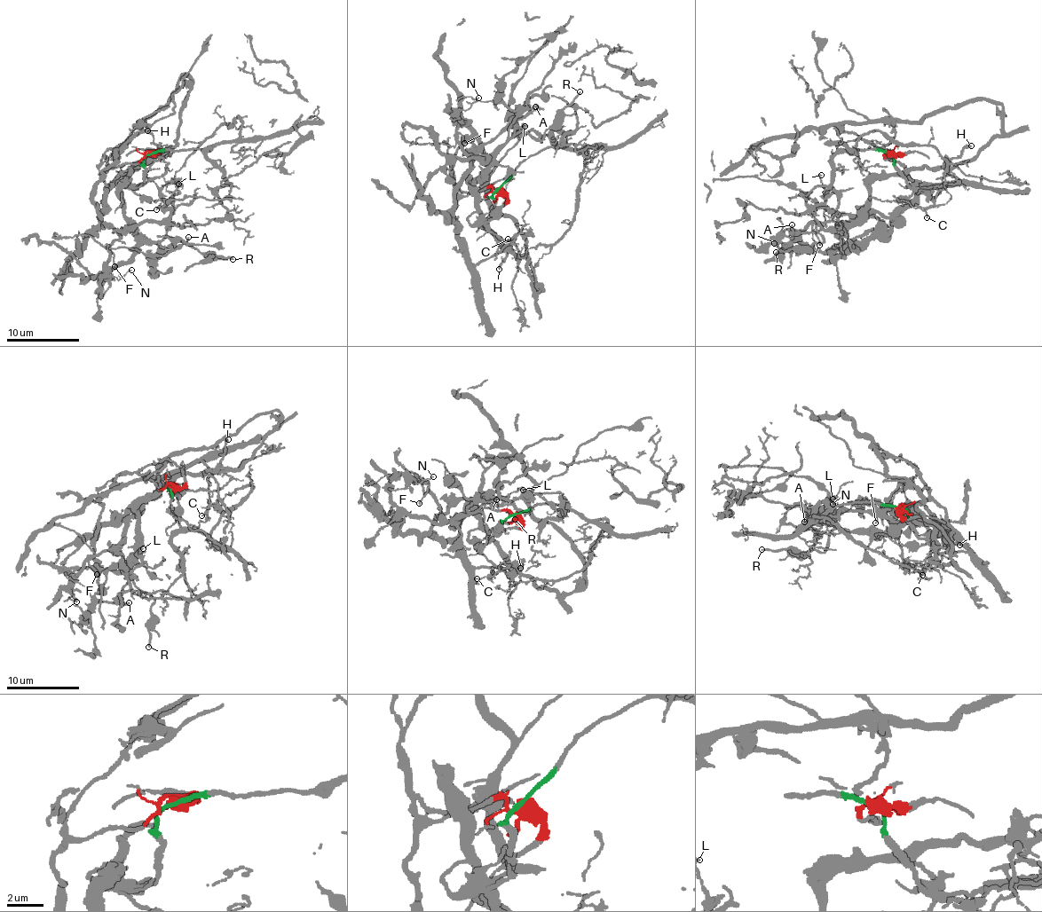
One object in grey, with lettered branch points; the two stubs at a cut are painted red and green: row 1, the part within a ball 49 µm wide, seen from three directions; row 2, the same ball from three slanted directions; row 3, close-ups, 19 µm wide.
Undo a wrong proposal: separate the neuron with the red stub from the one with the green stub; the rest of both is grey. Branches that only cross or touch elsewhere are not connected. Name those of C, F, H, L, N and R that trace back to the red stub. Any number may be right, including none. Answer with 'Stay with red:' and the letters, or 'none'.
Stay with red: C, F, H, L, N, R

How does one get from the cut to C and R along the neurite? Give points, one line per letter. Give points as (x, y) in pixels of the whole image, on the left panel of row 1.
C: (151, 154), (103, 177), (106, 184), (122, 170), (150, 166), (146, 176), (161, 201), (156, 210)
R: (151, 154), (103, 176), (104, 226), (123, 231), (146, 221), (157, 224), (193, 248), (232, 260)

